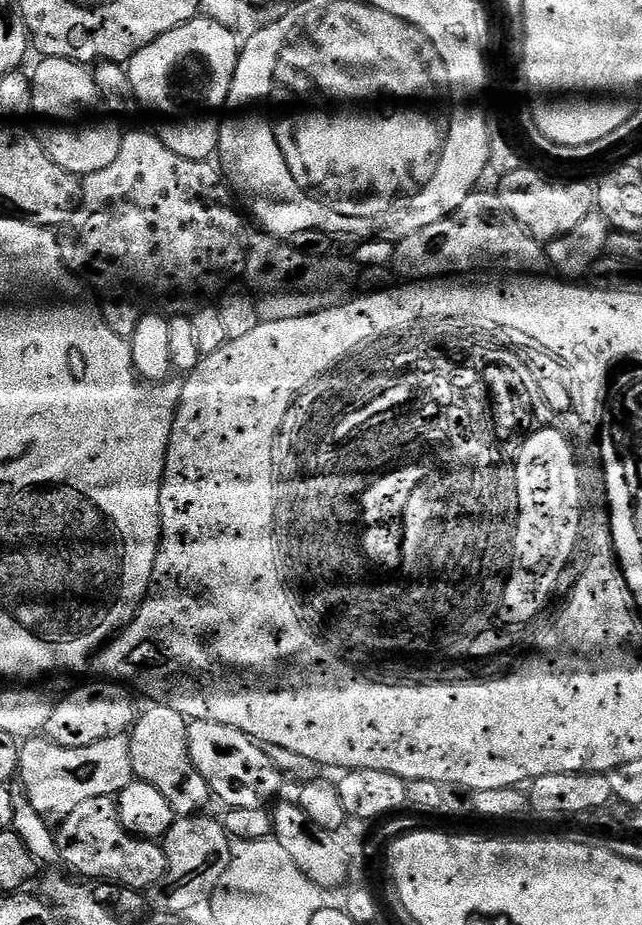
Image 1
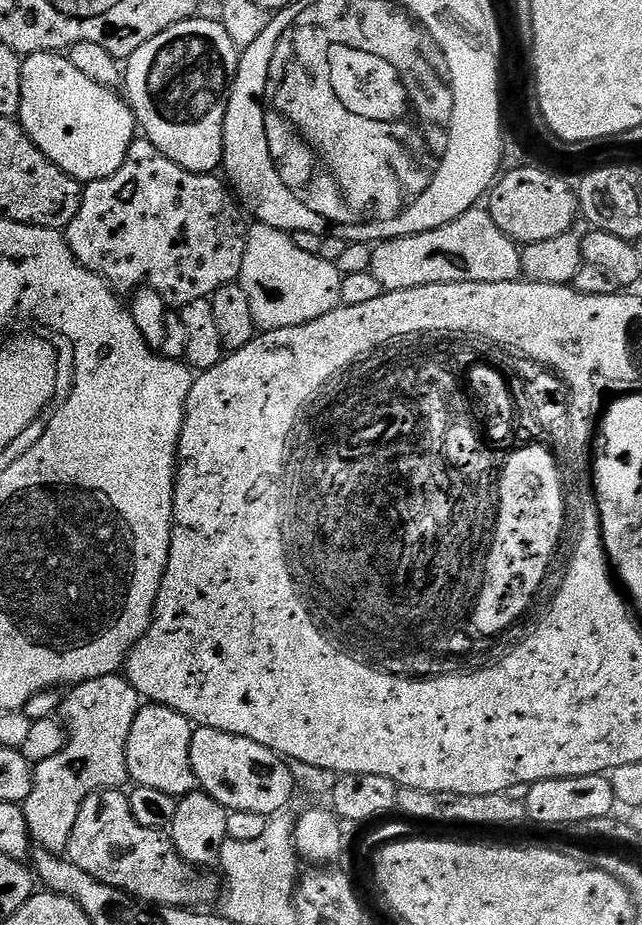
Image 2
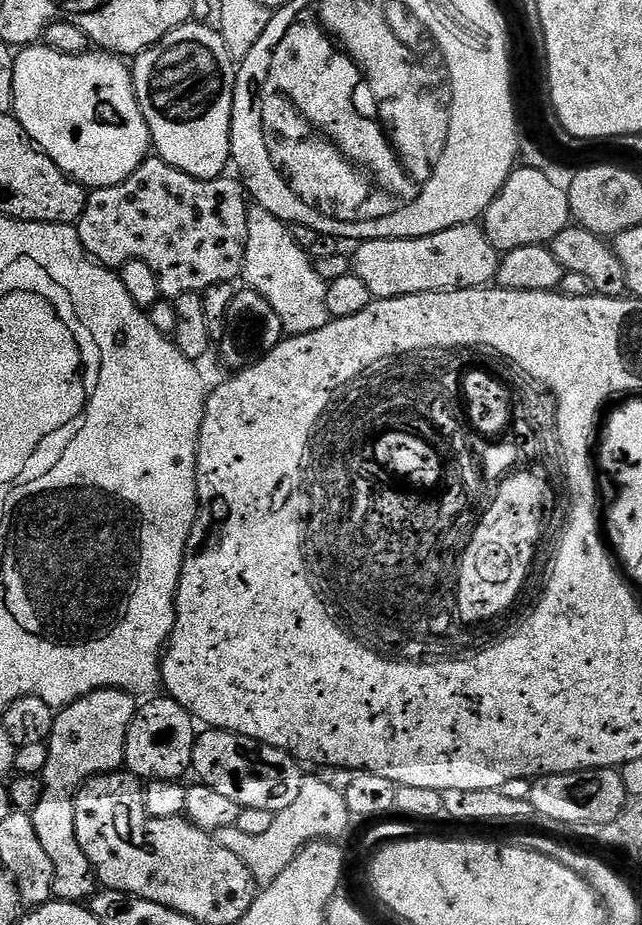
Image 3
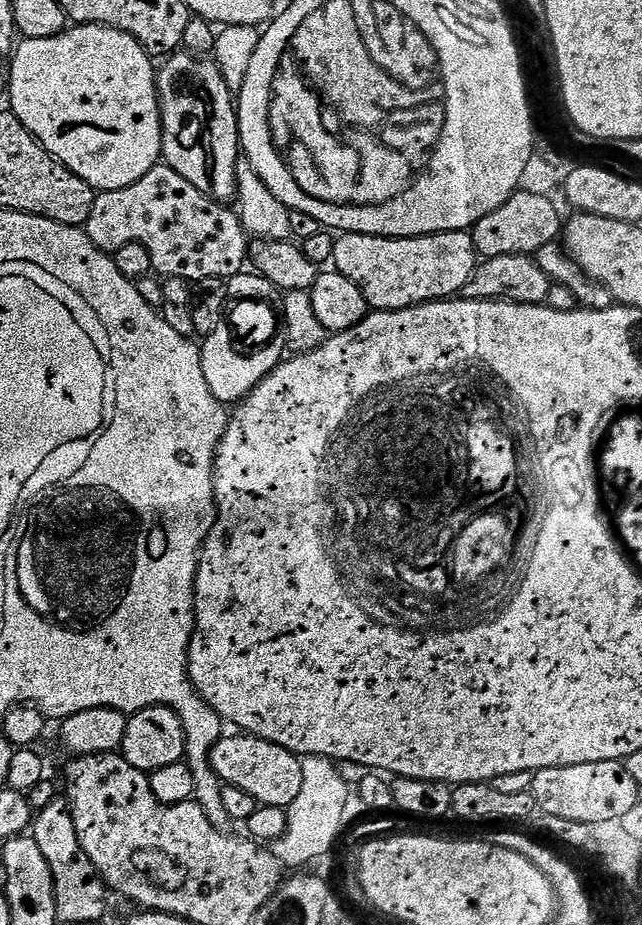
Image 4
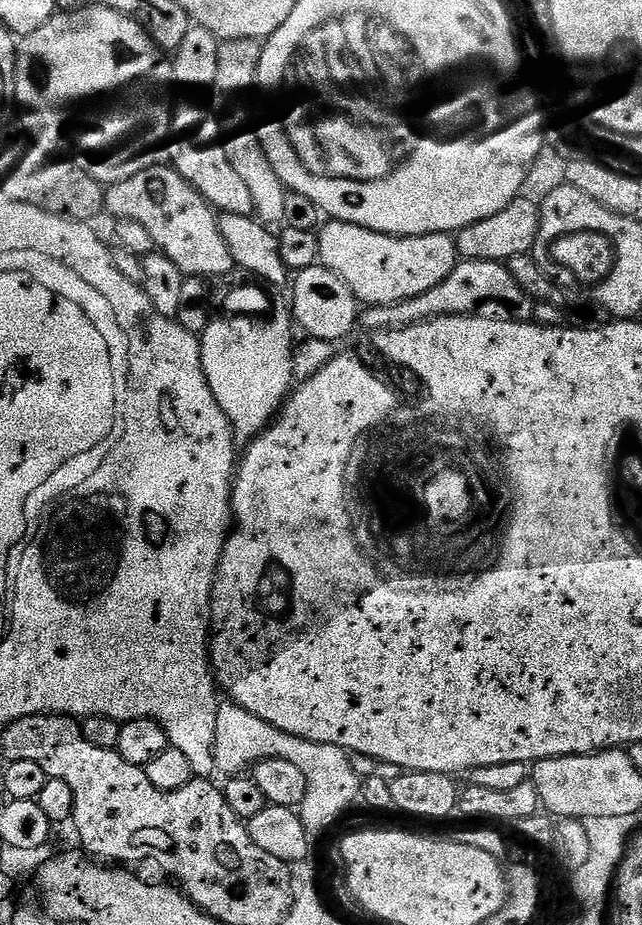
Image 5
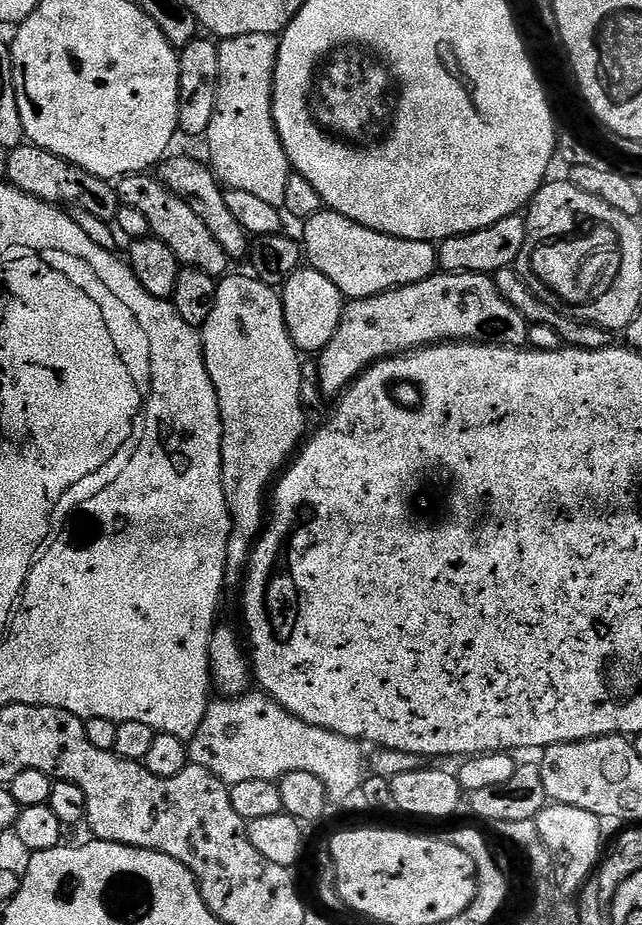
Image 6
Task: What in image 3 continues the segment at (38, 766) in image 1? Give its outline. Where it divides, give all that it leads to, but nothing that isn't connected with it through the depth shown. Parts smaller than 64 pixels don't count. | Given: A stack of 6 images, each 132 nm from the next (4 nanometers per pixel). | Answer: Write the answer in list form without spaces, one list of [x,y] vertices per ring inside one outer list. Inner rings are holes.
[[[99,688],[55,713],[53,730],[46,741],[48,757],[42,773],[42,798],[30,813],[38,842],[42,842],[42,850],[46,850],[54,866],[52,895],[55,899],[84,902],[98,891],[90,858],[86,858],[82,846],[78,846],[74,802],[85,780],[102,772],[118,772],[125,767],[126,734],[130,722],[136,717],[137,707],[138,700],[133,693],[123,692],[120,688]]]

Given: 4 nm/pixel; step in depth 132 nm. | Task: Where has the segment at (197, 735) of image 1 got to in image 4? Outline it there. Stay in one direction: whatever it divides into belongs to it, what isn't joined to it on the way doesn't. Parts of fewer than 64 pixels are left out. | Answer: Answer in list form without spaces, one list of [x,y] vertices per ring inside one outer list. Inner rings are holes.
[[[247,734],[232,735],[236,736],[221,735],[212,751],[212,765],[220,781],[238,786],[238,790],[246,790],[246,794],[250,794],[257,805],[278,806],[285,810],[293,807],[298,794],[302,794],[301,757],[286,750],[283,744]]]

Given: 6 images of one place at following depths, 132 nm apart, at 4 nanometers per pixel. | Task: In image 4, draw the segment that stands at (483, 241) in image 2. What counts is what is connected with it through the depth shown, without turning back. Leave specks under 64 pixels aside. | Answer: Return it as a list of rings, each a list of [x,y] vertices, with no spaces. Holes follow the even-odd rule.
[[[467,231],[436,232],[433,236],[367,236],[346,232],[336,236],[331,263],[335,271],[350,278],[350,282],[354,282],[354,286],[362,290],[368,300],[369,309],[389,312],[415,304],[426,304],[429,300],[446,300],[455,294],[463,293],[464,287],[476,273],[478,253]]]

